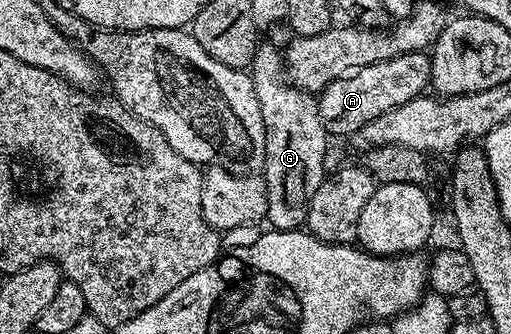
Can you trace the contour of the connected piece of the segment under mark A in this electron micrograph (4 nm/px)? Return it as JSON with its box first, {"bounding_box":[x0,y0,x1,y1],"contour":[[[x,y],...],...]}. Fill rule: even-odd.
{"bounding_box":[317,52,431,135],"contour":[[[426,52],[406,53],[388,61],[366,65],[348,73],[346,77],[338,77],[333,83],[329,83],[323,88],[323,92],[317,97],[319,114],[323,124],[327,126],[328,134],[347,133],[347,135],[354,135],[361,127],[365,127],[365,123],[377,119],[377,115],[401,107],[413,100],[414,97],[420,96],[428,88],[430,80],[431,59]]]}

